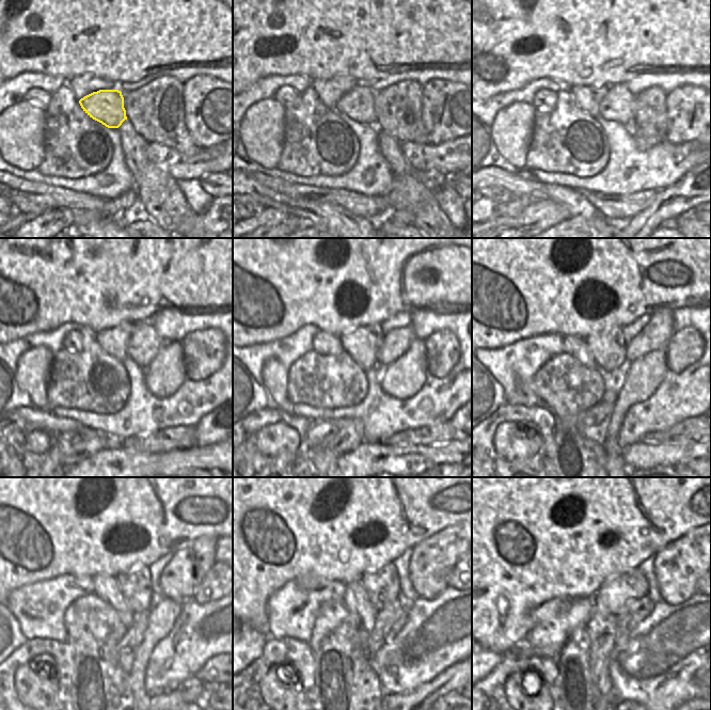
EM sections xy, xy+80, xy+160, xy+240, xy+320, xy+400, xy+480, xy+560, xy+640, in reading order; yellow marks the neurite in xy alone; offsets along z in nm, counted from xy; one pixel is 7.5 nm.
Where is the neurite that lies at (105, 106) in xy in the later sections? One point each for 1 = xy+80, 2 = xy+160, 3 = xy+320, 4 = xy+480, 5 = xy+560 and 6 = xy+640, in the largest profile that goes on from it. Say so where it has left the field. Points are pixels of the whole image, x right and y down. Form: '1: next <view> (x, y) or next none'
1: next xy+80 (358, 105)
2: next xy+160 (618, 104)
3: next xy+320 (395, 342)
4: next xy+480 (180, 578)
5: next xy+560 (431, 562)
6: next xy+640 (678, 567)

